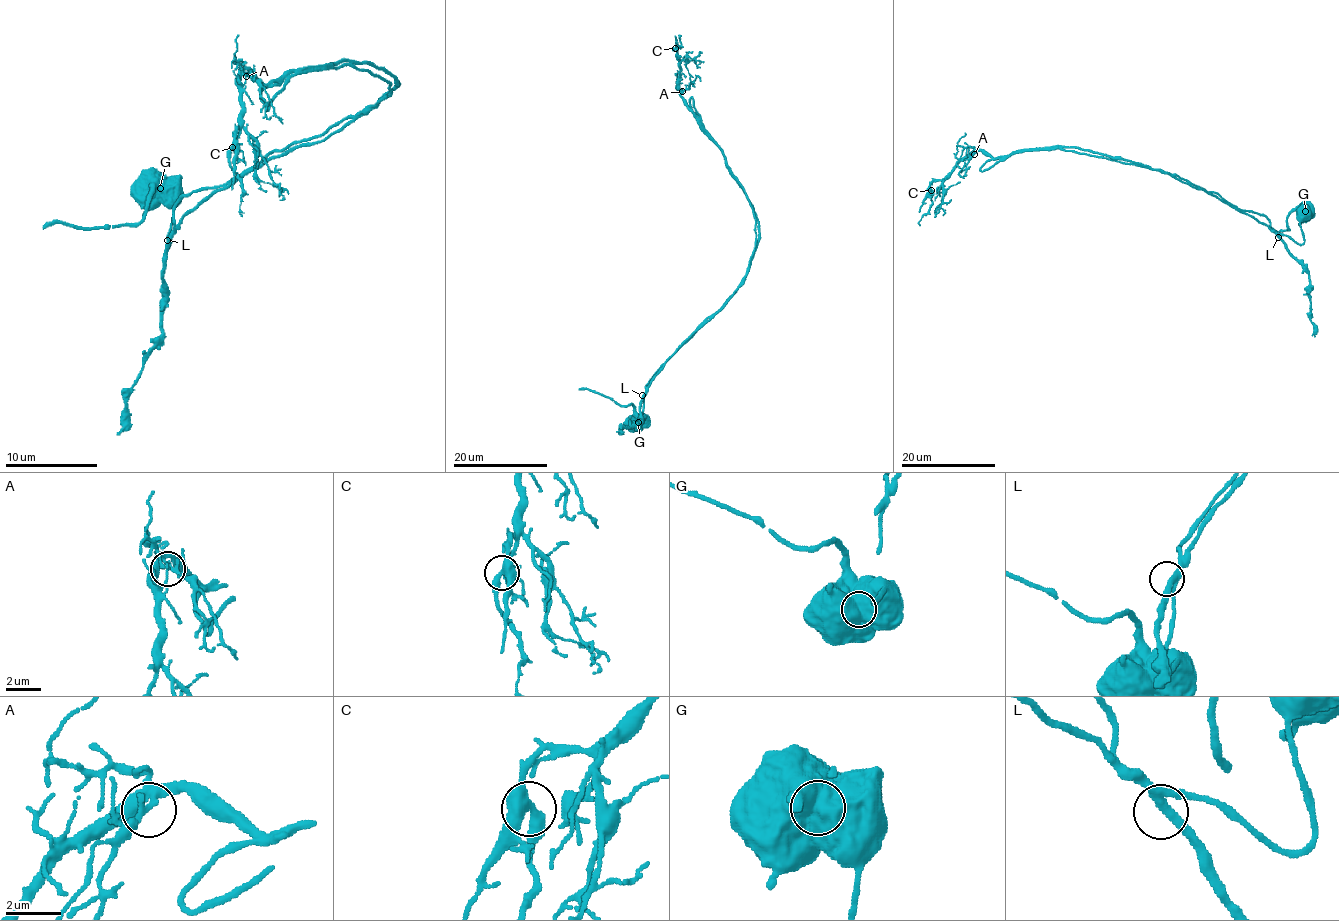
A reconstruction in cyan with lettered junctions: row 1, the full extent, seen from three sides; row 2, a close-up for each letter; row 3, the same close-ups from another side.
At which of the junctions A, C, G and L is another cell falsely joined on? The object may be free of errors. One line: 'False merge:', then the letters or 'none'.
False merge: G

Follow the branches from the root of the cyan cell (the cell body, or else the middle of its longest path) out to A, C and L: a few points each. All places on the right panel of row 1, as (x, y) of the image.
A: (1305, 212), (1304, 242), (1297, 244), (1159, 169), (1058, 148), (974, 154)
C: (1305, 212), (1304, 242), (1297, 244), (1175, 175), (1058, 148), (997, 157), (971, 151), (931, 190)
L: (1305, 212), (1300, 222), (1304, 238), (1301, 244), (1285, 235), (1278, 237)

